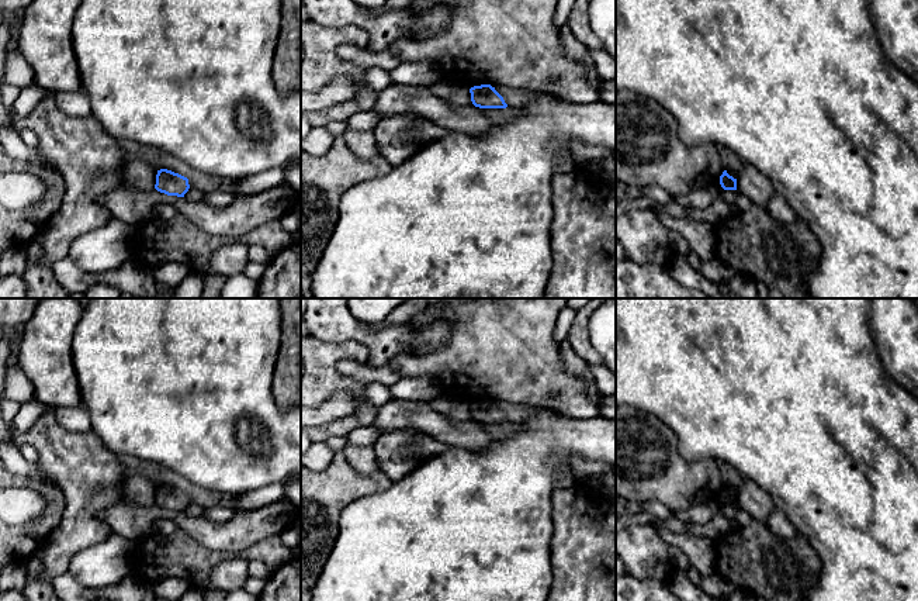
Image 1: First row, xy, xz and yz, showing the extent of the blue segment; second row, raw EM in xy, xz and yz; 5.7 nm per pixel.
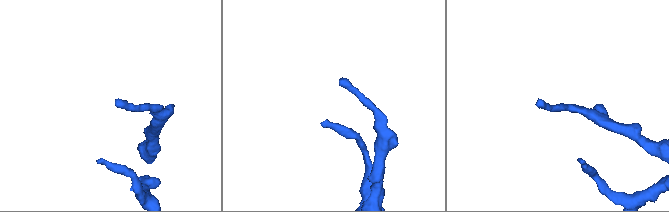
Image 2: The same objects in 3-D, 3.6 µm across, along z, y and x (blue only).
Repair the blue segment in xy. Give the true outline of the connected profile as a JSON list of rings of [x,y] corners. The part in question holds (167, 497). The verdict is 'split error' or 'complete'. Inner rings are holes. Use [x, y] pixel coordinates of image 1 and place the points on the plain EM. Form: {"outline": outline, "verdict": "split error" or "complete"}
{"outline": [[[167,484],[157,486],[155,504],[167,511],[184,512],[188,507],[188,494]]], "verdict": "complete"}

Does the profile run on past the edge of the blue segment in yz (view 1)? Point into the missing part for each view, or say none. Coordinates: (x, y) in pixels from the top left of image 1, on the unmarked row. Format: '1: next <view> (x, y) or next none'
1: next none

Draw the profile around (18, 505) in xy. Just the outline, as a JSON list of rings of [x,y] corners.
[[[30,487],[0,490],[0,519],[11,526],[37,519],[45,510],[45,498]]]

